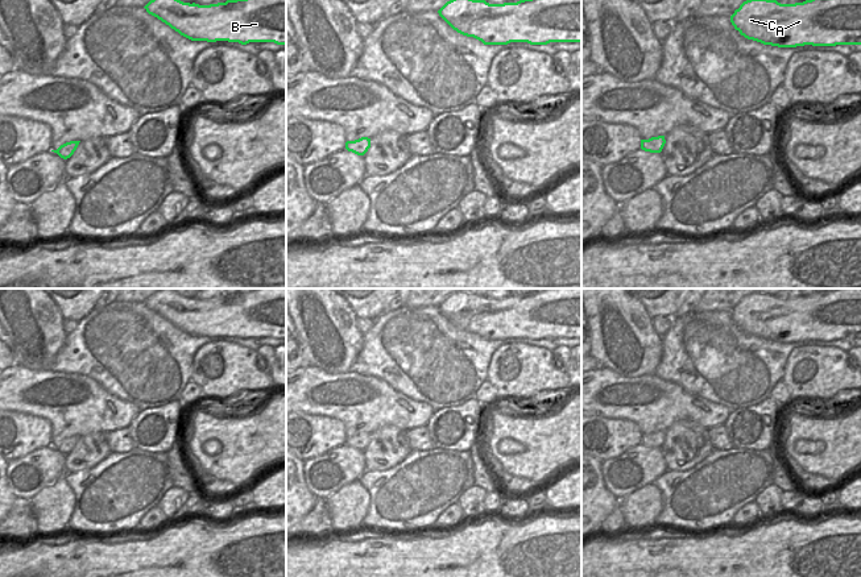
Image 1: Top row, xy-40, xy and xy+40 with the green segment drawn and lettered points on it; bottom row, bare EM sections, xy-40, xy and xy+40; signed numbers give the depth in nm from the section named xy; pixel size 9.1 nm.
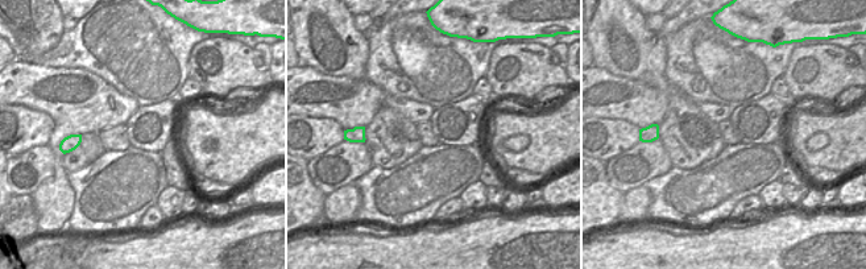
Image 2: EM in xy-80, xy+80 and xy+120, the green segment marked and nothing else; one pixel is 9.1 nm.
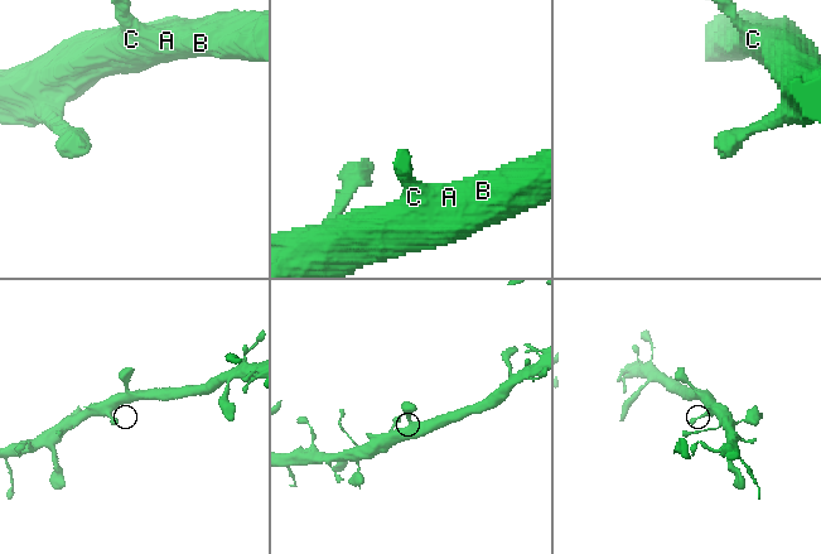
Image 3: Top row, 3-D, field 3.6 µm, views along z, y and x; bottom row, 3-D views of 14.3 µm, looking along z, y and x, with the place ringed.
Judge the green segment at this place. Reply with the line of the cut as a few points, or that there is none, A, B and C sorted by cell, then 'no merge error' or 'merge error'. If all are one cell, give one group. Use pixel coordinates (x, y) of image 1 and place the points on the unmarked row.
no cut; A B C; no merge error

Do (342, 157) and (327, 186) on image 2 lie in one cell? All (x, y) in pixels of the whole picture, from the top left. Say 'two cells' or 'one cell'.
one cell

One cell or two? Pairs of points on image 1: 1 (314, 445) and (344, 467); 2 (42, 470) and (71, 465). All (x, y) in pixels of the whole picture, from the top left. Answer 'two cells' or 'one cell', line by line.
1: two cells
2: two cells

